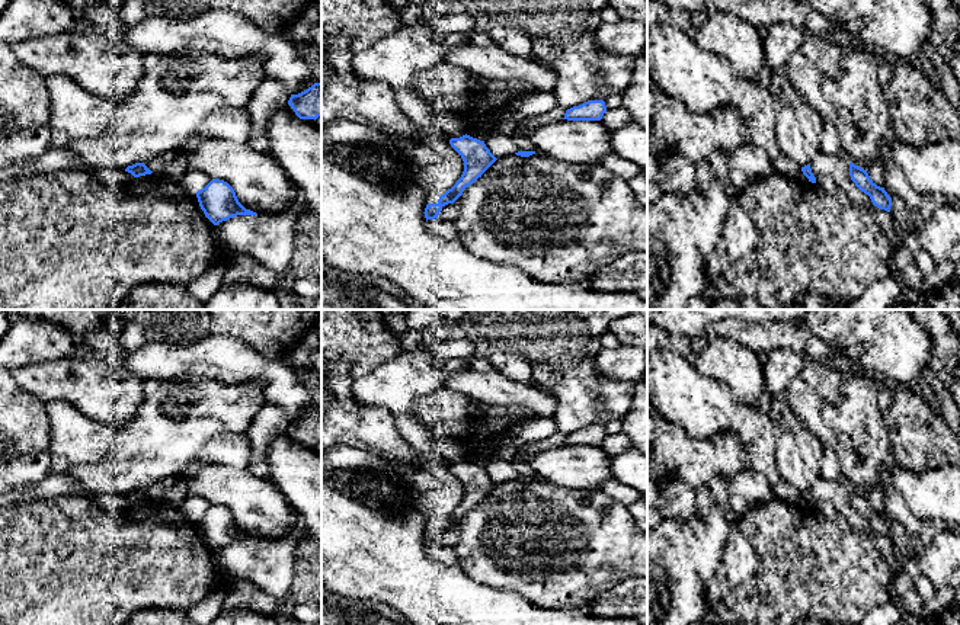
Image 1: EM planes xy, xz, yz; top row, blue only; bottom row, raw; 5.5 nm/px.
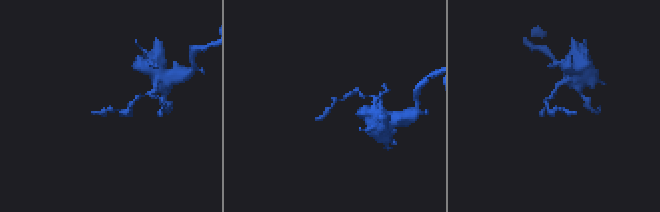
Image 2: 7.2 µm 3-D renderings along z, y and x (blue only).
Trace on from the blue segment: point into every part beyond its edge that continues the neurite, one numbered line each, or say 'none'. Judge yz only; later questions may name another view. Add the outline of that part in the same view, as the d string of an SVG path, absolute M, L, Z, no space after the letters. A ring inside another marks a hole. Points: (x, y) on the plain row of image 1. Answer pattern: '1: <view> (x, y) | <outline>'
none

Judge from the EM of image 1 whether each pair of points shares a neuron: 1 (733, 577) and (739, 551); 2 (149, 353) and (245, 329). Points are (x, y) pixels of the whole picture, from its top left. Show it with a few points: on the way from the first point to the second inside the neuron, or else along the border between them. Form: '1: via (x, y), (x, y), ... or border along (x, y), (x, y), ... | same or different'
1: via (733, 571), (739, 557) | same
2: border along (210, 335), (227, 335), (252, 348) | different

